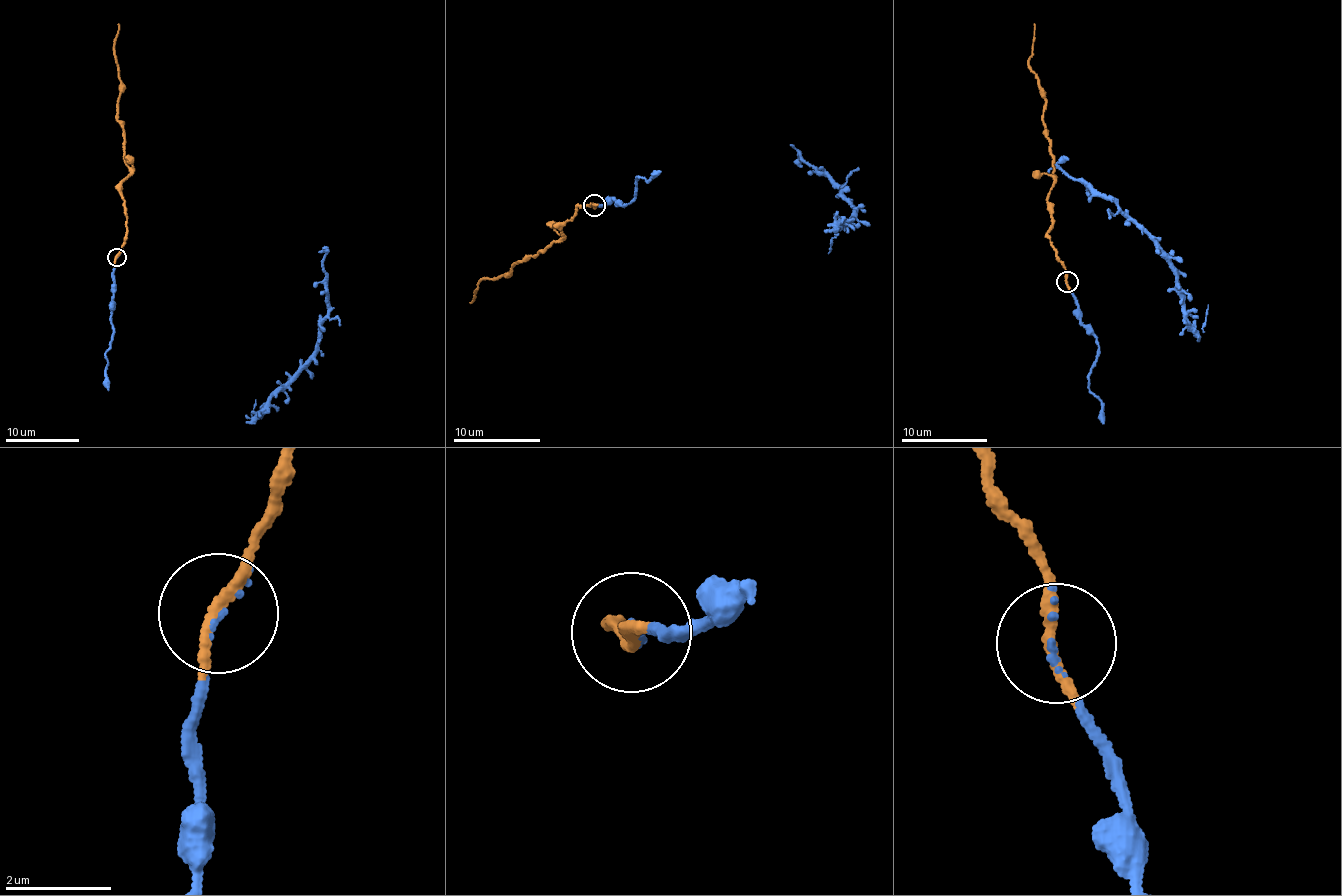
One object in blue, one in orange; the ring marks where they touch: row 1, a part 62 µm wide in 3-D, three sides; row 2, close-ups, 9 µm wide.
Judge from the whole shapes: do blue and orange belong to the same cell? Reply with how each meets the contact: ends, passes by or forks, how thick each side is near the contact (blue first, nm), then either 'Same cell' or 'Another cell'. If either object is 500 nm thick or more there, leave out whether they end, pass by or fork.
At the ring blue passes by. At the ring orange ends. Thickness 50 nm (blue) against 280 nm. Same cell

